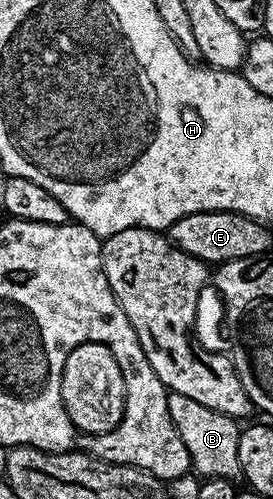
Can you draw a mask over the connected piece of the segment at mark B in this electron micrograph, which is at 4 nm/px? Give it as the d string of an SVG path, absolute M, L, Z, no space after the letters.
M170 393L169 396L169 411L183 444L187 444L192 469L198 470L196 473L202 479L228 478L237 480L242 477L241 465L239 464L241 430L234 419L215 412L187 396L174 393Z

